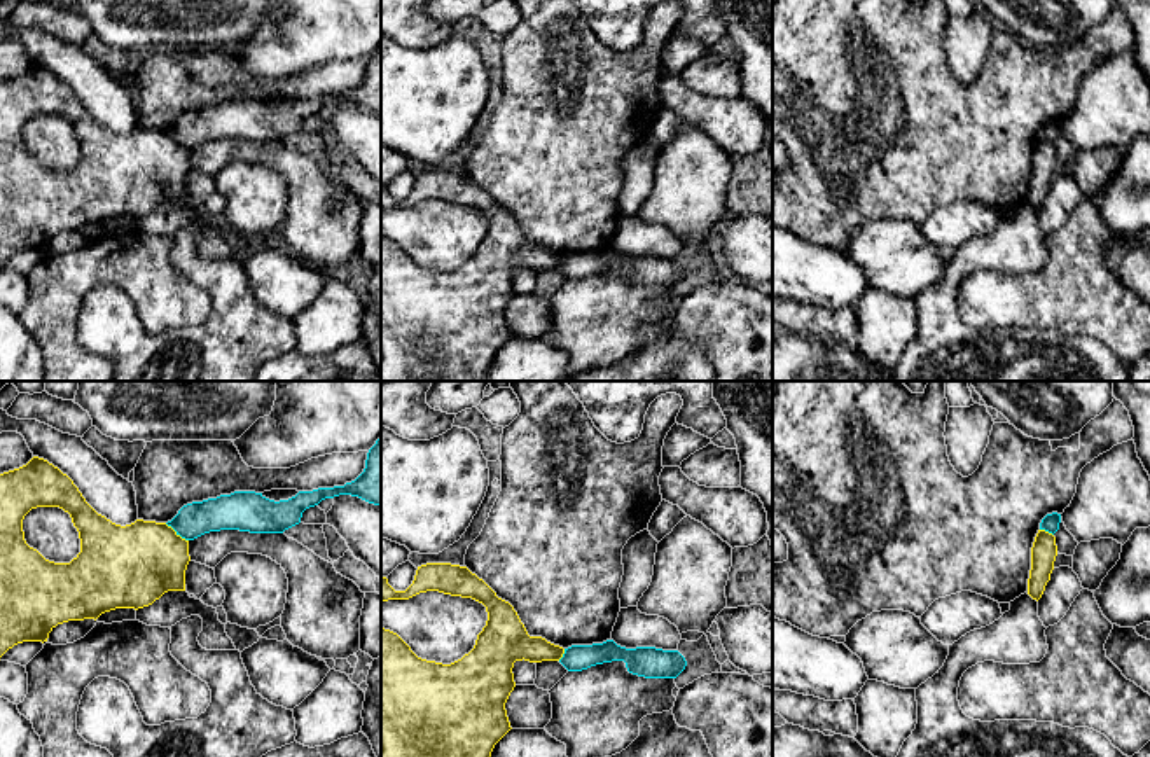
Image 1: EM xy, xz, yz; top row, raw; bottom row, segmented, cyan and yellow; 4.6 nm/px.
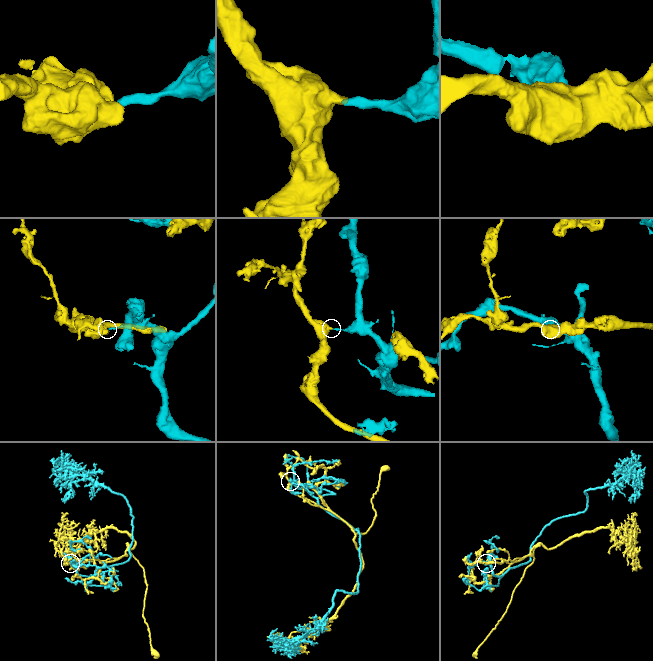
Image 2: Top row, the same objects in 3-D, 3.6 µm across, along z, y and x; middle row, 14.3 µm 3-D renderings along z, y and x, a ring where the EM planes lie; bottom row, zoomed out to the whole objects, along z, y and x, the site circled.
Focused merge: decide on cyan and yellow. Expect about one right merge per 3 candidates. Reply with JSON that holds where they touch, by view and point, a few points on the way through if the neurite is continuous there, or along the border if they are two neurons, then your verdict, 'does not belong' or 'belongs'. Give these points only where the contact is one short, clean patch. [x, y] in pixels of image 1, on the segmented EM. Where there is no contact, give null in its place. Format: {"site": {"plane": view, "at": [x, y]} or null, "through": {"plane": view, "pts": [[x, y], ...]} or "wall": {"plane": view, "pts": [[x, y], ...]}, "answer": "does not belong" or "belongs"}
{"site": {"plane": "xy", "at": [177, 532]}, "wall": {"plane": "xy", "pts": [[165, 523], [187, 541]]}, "answer": "does not belong"}

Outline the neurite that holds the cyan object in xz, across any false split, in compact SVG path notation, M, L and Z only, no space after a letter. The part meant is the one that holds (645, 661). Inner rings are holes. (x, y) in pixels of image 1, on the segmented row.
M613 640L592 645L572 645L565 649L559 663L568 671L582 671L596 664L624 661L629 673L645 678L676 678L687 666L678 650L655 647L626 649Z

